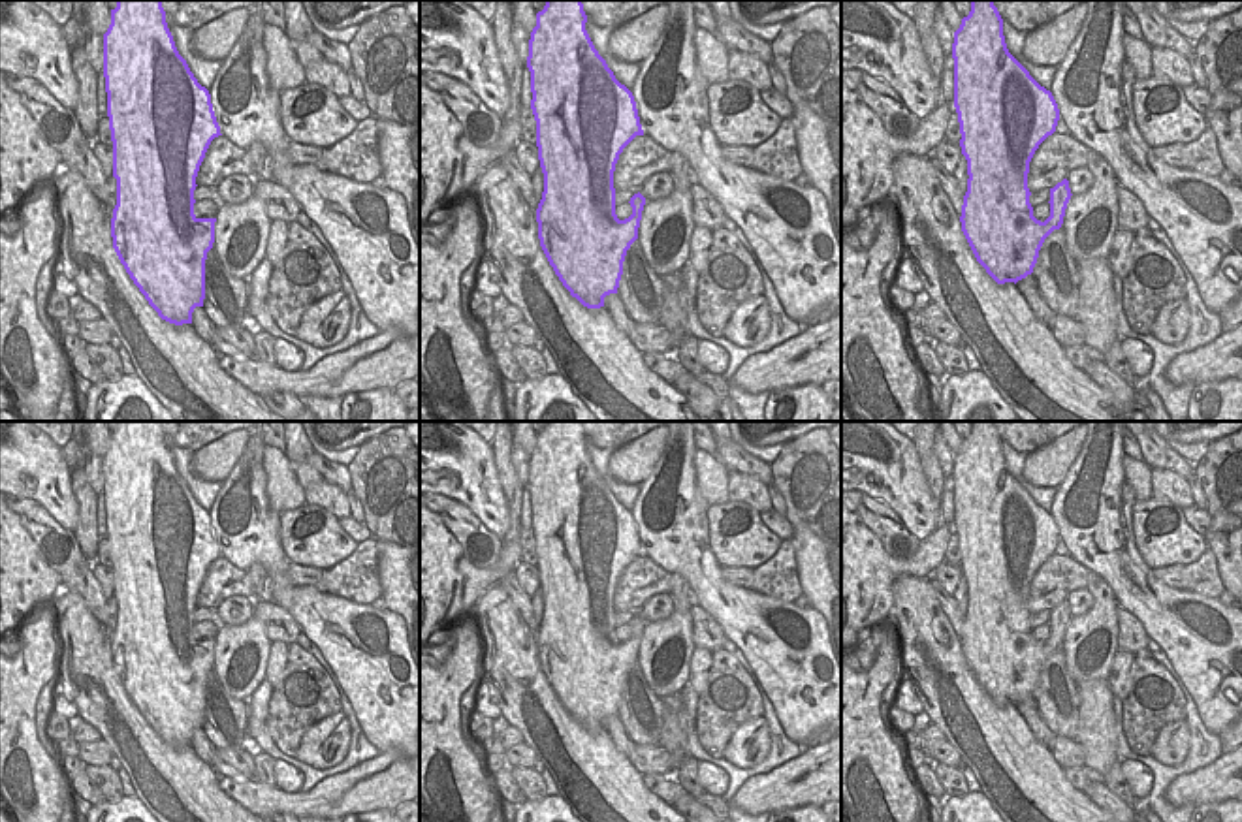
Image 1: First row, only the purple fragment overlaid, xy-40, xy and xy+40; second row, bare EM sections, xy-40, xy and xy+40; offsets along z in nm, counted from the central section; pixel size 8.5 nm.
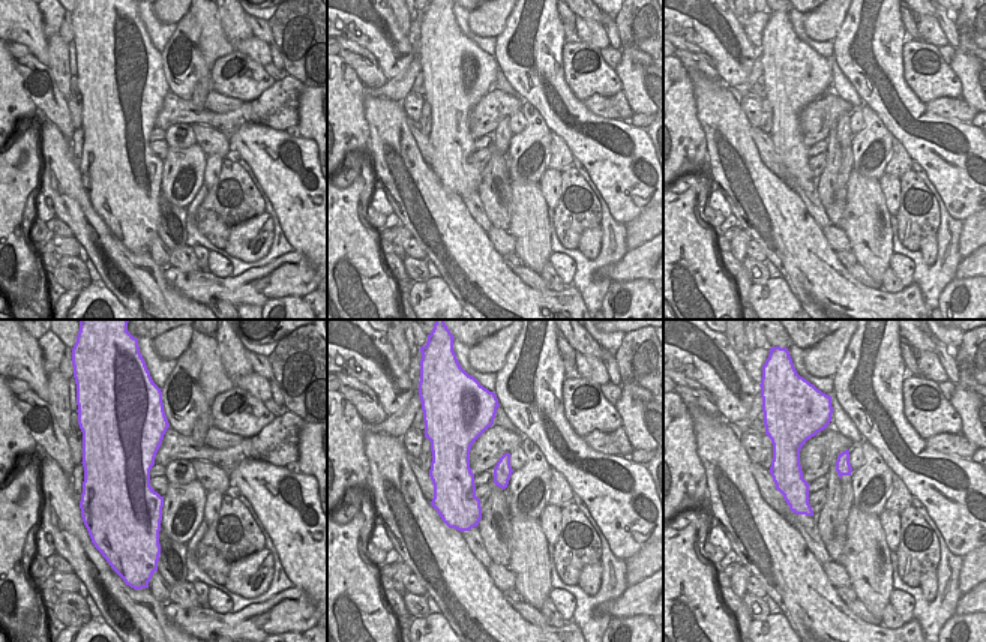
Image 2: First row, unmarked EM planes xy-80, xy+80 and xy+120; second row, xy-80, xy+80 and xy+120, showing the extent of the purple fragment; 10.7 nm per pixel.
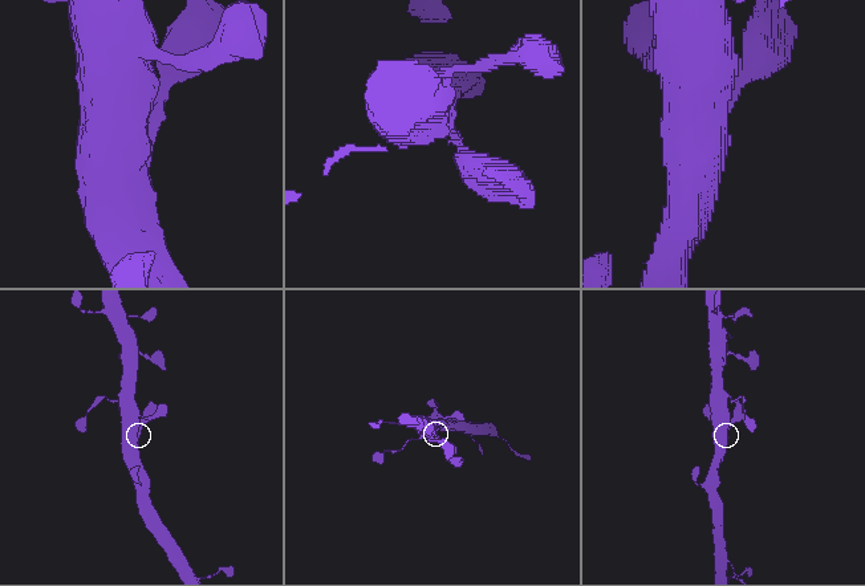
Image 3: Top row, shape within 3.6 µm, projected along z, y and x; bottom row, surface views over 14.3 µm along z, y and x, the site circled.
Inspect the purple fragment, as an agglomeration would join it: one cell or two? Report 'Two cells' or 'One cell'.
One cell.

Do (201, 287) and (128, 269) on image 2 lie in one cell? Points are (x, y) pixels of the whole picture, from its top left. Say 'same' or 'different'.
different

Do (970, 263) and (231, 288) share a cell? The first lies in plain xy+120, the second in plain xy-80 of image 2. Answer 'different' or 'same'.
same

